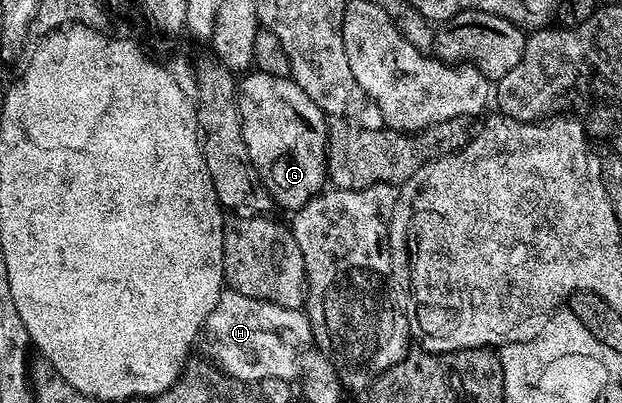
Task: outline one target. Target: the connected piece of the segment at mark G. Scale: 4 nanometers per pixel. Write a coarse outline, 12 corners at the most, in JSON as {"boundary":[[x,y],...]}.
{"boundary":[[293,79],[236,89],[242,137],[277,208],[325,190],[329,120]]}

